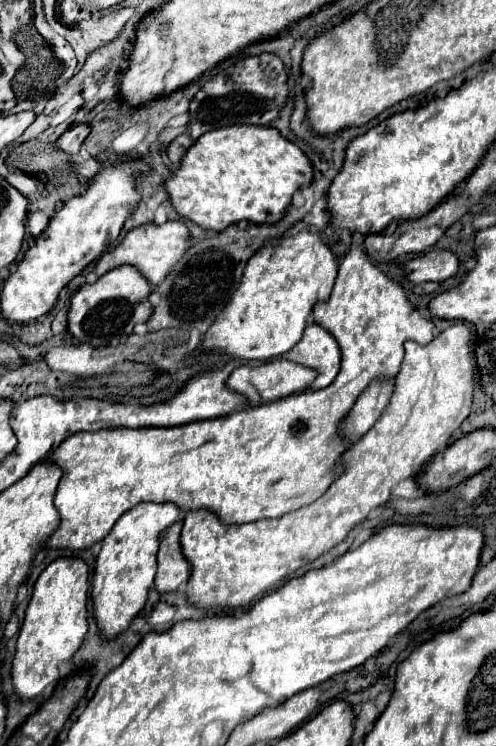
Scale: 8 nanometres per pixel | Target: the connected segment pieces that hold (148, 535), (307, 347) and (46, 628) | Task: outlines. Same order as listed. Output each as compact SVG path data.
M139 504L131 508L119 522L111 528L111 534L103 540L103 548L97 556L95 574L93 574L93 610L99 630L105 636L115 636L123 632L131 620L141 612L147 602L149 588L153 586L153 578L157 572L157 550L163 530L173 526L179 520L181 508L167 504Z
M311 322L305 326L303 338L279 358L319 370L319 378L315 382L315 390L319 390L335 380L341 362L341 350L335 338L321 324Z
M61 556L53 560L35 582L25 622L17 638L17 650L11 664L13 694L19 700L31 700L59 682L59 666L69 662L87 634L87 590L89 568L81 558Z

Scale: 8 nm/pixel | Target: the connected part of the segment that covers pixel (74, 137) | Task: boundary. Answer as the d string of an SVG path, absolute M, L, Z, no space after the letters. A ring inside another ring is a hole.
M75 124L75 128L69 128L67 132L63 132L57 140L57 148L67 152L67 154L75 154L79 152L83 140L89 134L89 126L87 124Z

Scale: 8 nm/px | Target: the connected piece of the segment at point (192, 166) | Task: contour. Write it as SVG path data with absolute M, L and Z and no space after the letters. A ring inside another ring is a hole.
M235 124L235 126L225 126L217 128L213 132L203 134L195 144L187 150L183 156L179 168L163 182L169 202L173 210L191 220L193 224L205 228L205 230L215 230L223 232L227 226L237 224L239 220L247 220L253 224L263 224L263 222L277 222L285 208L291 202L293 192L305 184L311 182L313 178L313 168L309 158L289 140L285 140L279 130L267 128L267 126L251 126L251 124Z

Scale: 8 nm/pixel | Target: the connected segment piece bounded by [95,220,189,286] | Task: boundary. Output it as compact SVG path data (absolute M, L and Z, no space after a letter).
M167 220L165 224L161 226L155 226L155 224L143 224L139 228L133 228L127 232L127 236L123 238L123 242L113 250L113 252L107 252L101 256L101 260L97 262L95 266L95 274L97 278L103 276L105 272L109 270L115 270L119 266L133 266L137 268L143 278L147 278L147 282L151 286L157 286L165 274L171 272L171 268L175 266L175 262L185 254L187 250L187 242L189 242L189 230L185 224L181 222L171 222Z

